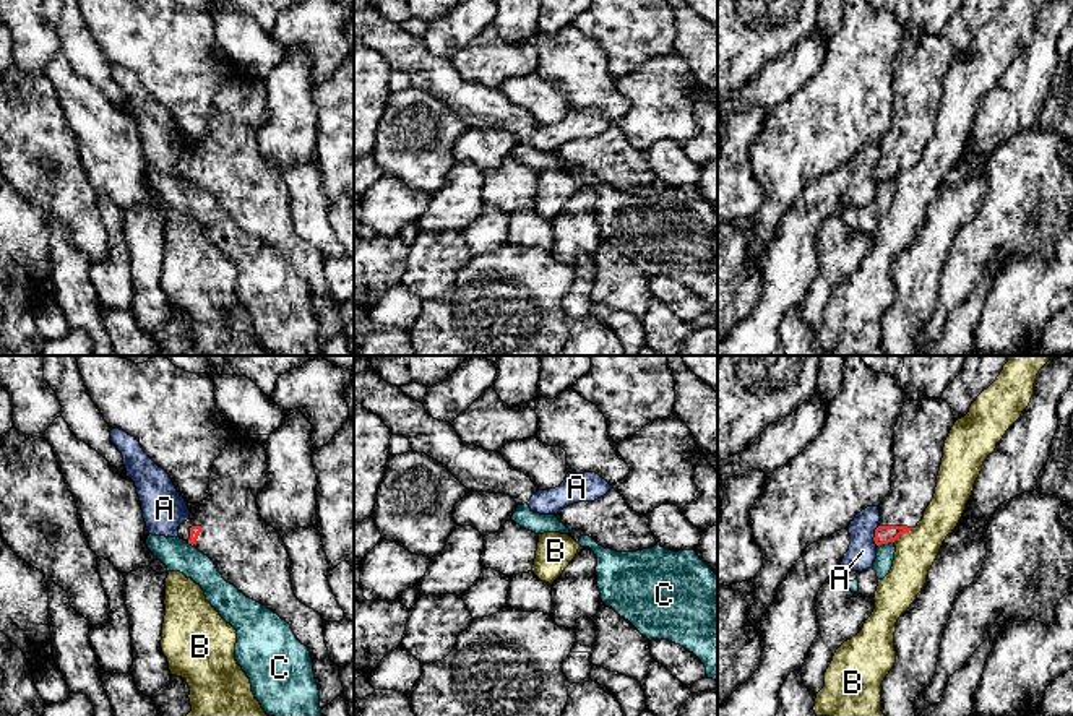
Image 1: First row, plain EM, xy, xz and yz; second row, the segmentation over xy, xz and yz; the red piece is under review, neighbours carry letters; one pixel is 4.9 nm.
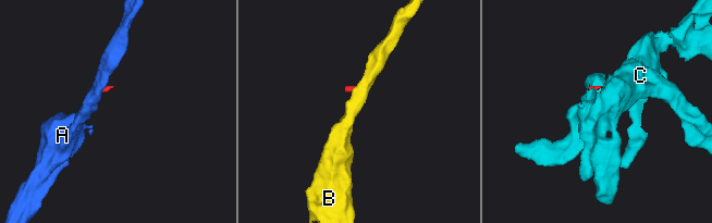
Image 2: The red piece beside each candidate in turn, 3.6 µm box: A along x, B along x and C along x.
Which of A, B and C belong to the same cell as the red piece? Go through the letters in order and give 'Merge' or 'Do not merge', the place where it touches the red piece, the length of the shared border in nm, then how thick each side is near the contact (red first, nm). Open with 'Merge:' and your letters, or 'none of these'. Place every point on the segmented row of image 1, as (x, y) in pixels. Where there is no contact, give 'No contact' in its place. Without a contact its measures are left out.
Merge: none of these
A: Do not merge. Touches red at yz (875, 536). Shared border 100 nm. Thickness 90 nm (red) against 140 nm
B: Do not merge. Touches red at yz (903, 533). Shared border 120 nm. Thickness 90 nm (red) against 200 nm
C: Do not merge. Touches red at yz (885, 543). Shared border 80 nm. Thickness 90 nm (red) against 100 nm

